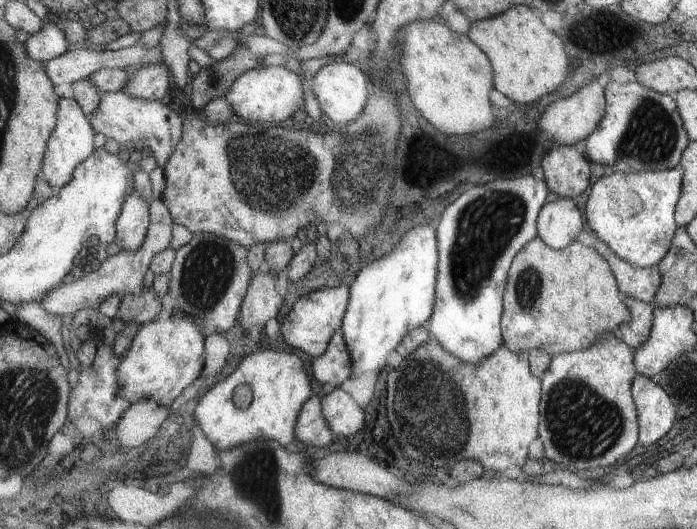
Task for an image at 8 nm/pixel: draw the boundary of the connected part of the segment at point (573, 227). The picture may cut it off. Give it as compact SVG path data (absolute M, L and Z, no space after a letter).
M551 197L538 212L537 237L547 246L559 250L575 242L583 222L571 199Z

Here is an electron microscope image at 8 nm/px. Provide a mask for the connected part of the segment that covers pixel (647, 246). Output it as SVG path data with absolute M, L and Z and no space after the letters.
M681 168L610 174L589 190L585 216L589 228L624 261L636 267L657 265L666 255L675 230L674 208L680 195Z

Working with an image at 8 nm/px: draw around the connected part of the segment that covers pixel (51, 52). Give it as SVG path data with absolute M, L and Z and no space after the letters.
M45 20L42 27L30 34L23 42L26 55L31 60L44 63L50 58L63 54L71 48L64 37L64 32L54 20Z

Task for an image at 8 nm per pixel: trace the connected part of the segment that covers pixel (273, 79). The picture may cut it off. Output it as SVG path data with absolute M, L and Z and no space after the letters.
M257 65L246 70L233 80L223 98L231 107L233 118L249 123L281 122L297 108L303 107L303 94L301 94L299 78L281 65Z

